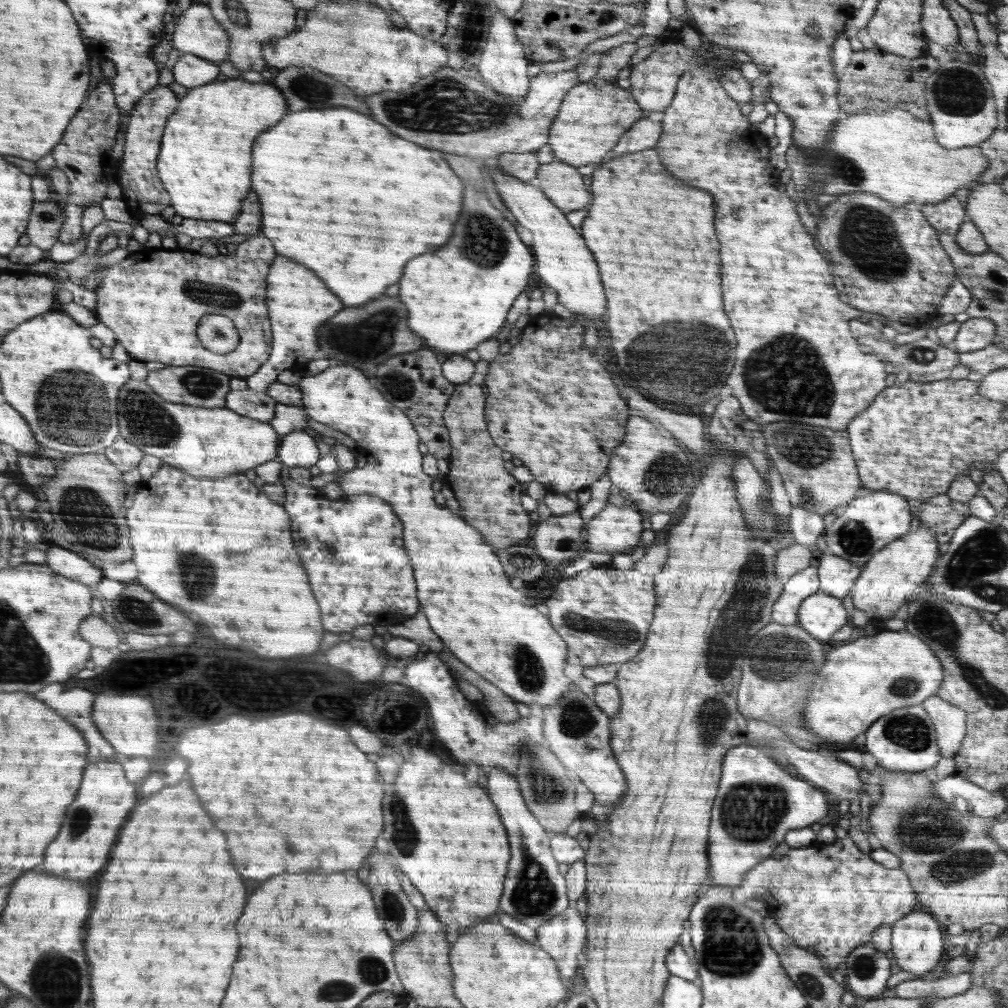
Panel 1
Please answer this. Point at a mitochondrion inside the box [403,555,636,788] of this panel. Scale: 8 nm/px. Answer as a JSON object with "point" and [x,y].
{"point":[576,719]}

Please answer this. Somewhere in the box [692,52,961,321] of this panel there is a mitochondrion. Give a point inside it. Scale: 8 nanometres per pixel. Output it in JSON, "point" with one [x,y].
{"point":[868,237]}

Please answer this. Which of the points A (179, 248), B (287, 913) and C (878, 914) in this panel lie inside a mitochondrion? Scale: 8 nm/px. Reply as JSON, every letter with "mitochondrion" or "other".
{"A":"other","B":"other","C":"other"}

